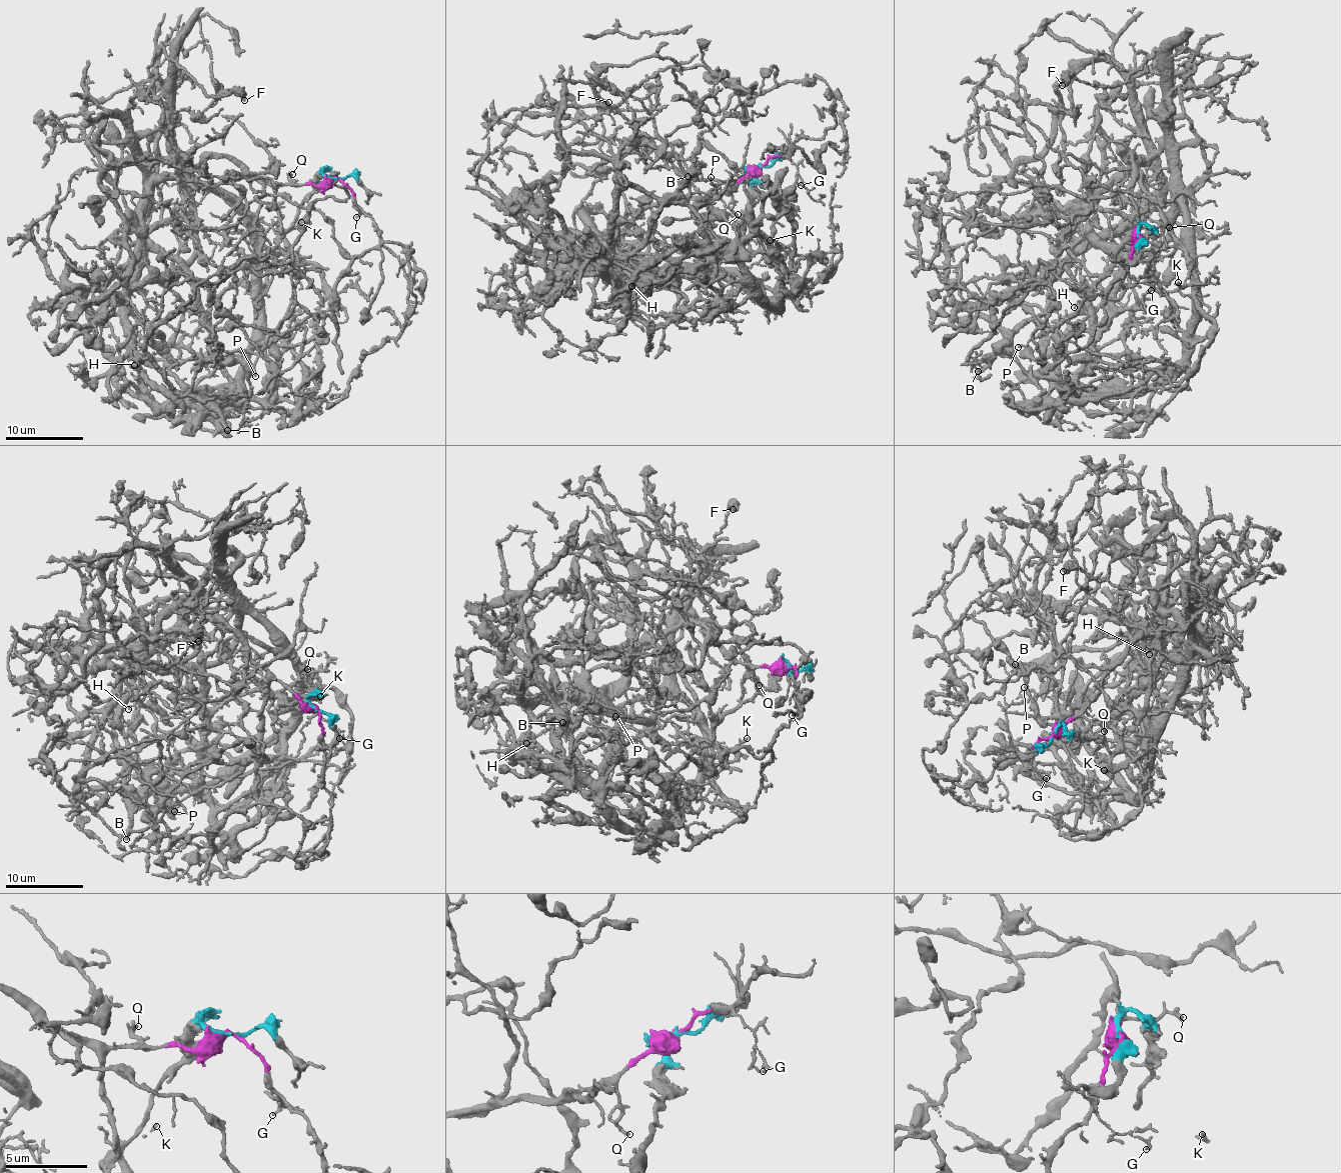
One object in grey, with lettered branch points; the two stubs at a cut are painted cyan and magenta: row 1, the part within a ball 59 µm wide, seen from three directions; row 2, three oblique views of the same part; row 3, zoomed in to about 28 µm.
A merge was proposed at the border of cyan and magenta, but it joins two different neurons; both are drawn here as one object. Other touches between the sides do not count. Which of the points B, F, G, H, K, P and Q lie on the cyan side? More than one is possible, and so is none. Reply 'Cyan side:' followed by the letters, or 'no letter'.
Cyan side: B, H

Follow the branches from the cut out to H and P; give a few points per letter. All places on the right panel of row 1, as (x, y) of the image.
H: (1138, 235), (1152, 228), (1148, 277), (1169, 310), (1129, 308), (1093, 345), (1073, 308)
P: (1138, 235), (1134, 219), (1131, 234), (1082, 300), (1080, 310), (1018, 346)

